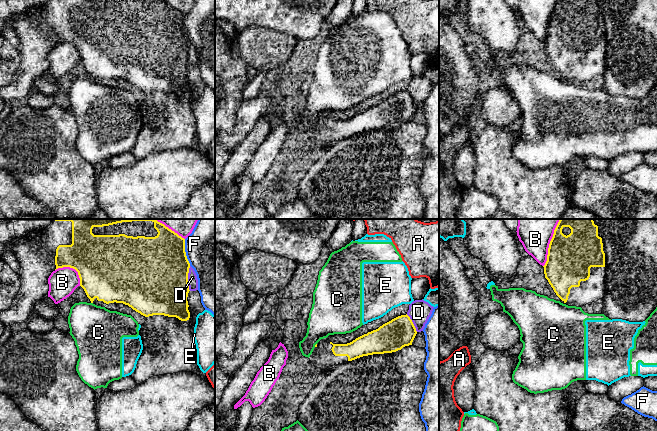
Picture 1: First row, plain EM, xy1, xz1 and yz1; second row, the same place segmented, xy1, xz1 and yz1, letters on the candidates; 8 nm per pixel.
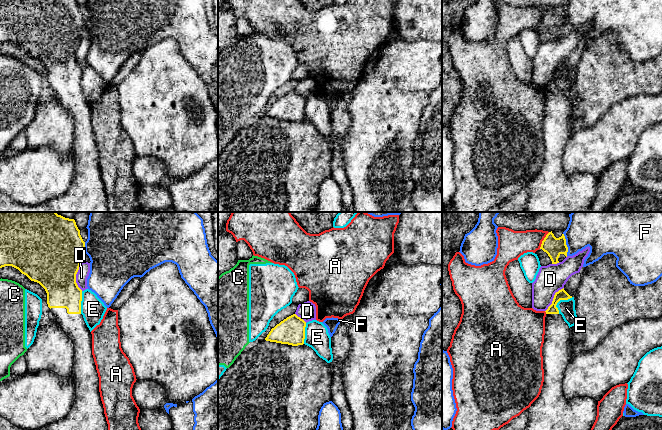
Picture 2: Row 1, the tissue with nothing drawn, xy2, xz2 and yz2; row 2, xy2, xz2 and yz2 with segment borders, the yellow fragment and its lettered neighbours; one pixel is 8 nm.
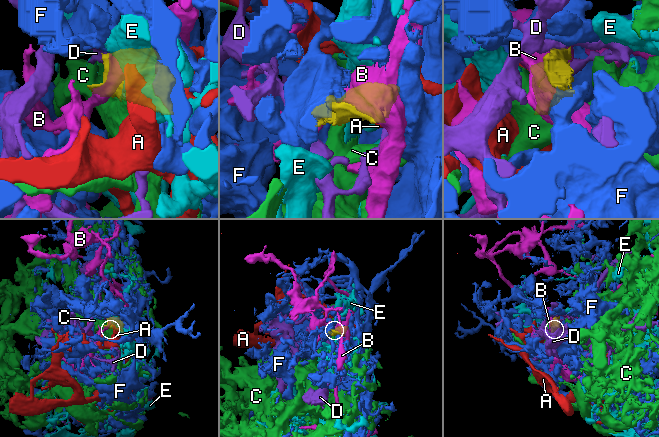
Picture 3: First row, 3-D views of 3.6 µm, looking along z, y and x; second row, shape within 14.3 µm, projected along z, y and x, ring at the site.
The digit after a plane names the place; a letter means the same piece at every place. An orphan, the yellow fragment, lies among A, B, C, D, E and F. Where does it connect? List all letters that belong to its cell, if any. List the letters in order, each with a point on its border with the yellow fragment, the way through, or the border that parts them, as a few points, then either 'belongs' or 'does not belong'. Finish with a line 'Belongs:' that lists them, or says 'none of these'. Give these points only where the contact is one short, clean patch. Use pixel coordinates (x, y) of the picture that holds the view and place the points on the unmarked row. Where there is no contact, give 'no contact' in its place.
A: contact yz2 (543, 16); does not belong
B: contact yz1 (549, 21); does not belong
C: contact xz1 (315, 121); border xz1 (316, 119), (314, 122); does not belong
D: contact xy2 (75, 52); does not belong
E: contact yz2 (559, 76); border yz2 (572, 73), (560, 76), (557, 79), (558, 89); does not belong
F: contact xy1 (185, 28); border xy1 (184, 15), (184, 27), (190, 41); does not belong
Belongs: none of these

